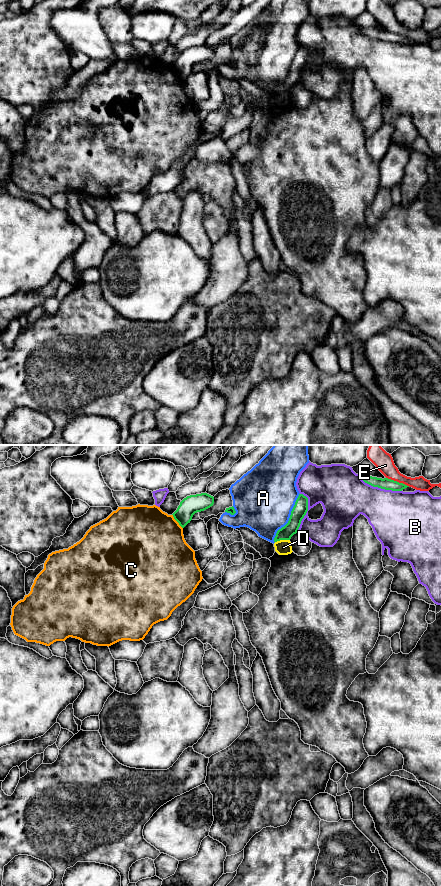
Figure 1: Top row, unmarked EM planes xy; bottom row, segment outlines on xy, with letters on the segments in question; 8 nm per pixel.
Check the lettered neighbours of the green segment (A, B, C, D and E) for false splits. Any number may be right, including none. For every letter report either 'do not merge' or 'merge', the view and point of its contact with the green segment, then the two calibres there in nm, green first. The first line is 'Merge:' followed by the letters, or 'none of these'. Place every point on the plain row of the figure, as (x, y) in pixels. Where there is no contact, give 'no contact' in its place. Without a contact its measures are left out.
Merge: none of these
A: do not merge; meets green in xy at (289, 70); 120 nm thick on the green side, 480 nm on the other
B: do not merge; meets green in xy at (380, 39); 90 nm thick on the green side, 400 nm on the other
C: do not merge; meets green in xy at (176, 72); 150 nm thick on the green side, 500 nm on the other
D: do not merge; meets green in xy at (282, 91); 110 nm thick on the green side, 130 nm on the other
E: do not merge; meets green in xy at (398, 34); 90 nm thick on the green side, 150 nm on the other

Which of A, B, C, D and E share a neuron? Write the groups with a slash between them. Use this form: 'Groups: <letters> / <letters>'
Groups: A / B / C / D / E

